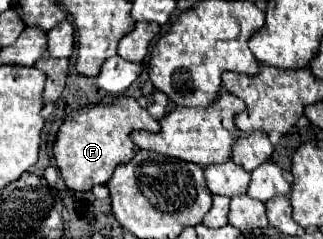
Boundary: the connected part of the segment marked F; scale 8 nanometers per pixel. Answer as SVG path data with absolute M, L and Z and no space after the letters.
M127 99L121 107L97 105L73 111L59 127L53 143L53 157L65 185L73 191L89 191L93 185L105 185L113 169L135 155L135 145L129 139L133 129L159 131L159 123L135 99Z

